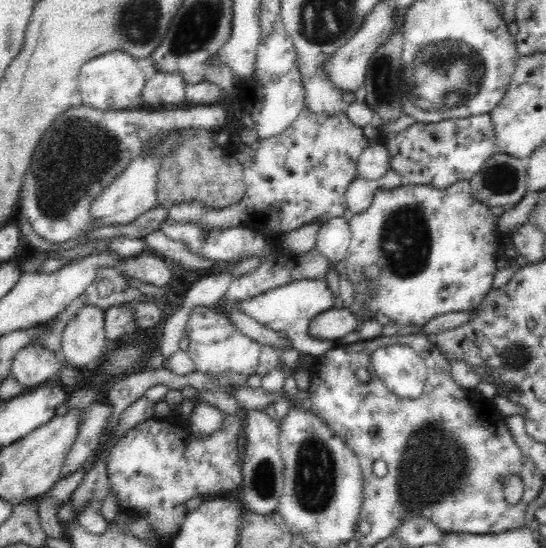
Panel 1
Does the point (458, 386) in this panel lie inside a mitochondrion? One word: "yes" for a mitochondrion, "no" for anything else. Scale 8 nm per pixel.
no

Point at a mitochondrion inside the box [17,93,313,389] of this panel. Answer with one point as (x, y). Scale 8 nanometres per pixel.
(95, 150)

